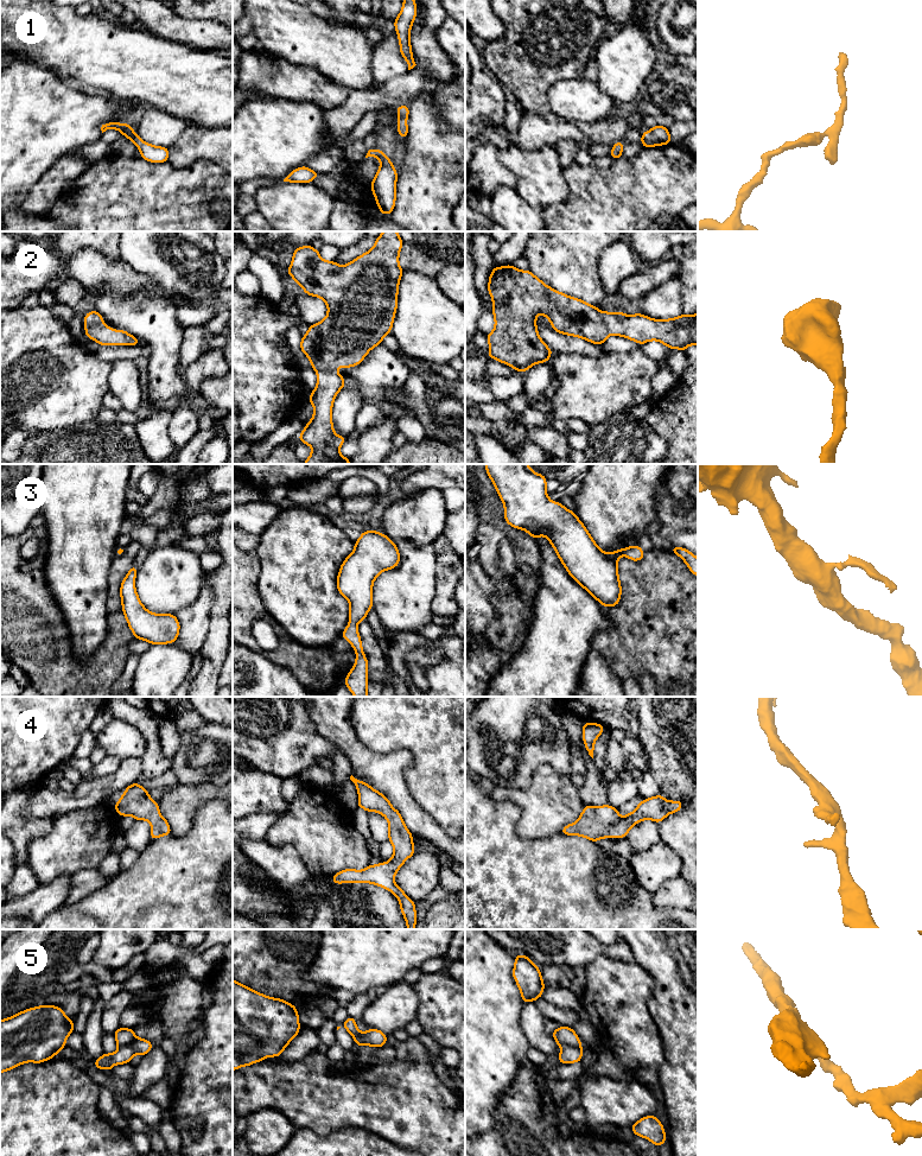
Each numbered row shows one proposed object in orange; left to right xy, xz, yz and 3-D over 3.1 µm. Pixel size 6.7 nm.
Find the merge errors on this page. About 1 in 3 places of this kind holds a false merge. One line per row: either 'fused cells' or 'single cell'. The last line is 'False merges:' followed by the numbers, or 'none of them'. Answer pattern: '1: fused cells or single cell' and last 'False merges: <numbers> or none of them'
1: single cell
2: single cell
3: single cell
4: single cell
5: fused cells
False merges: 5

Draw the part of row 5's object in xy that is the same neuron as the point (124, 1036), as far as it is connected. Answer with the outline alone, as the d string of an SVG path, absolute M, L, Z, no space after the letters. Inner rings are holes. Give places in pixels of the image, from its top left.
M120 1027L113 1035L119 1047L132 1044L136 1039L134 1029L122 1027Z

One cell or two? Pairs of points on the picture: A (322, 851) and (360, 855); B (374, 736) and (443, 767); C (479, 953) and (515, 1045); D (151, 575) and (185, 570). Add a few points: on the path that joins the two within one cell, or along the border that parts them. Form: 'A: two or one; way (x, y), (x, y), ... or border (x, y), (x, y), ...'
A: one; way (331, 851), (350, 851)
B: one; way (390, 736), (412, 736), (426, 750)
C: one; way (479, 976), (479, 1009), (493, 1022)
D: one; way (159, 575), (177, 575)

